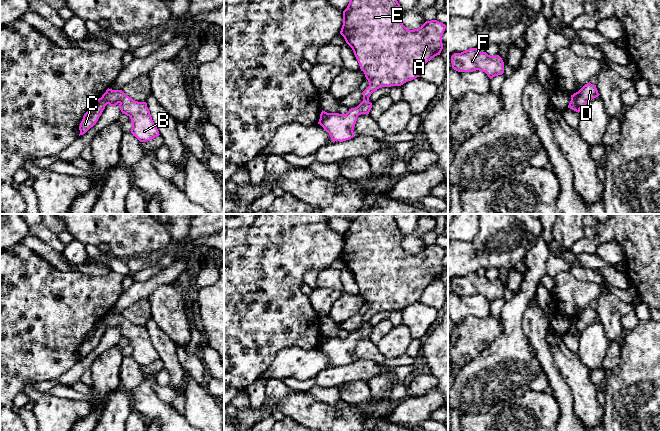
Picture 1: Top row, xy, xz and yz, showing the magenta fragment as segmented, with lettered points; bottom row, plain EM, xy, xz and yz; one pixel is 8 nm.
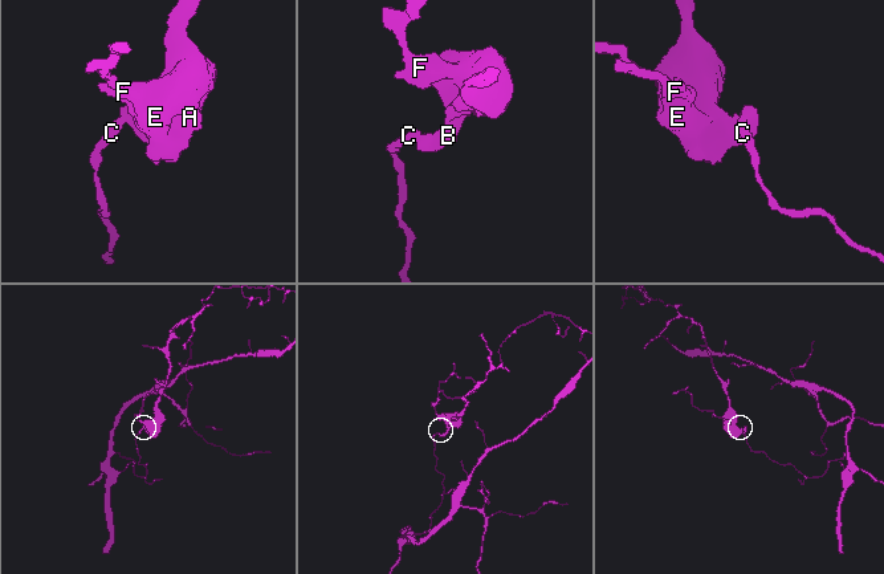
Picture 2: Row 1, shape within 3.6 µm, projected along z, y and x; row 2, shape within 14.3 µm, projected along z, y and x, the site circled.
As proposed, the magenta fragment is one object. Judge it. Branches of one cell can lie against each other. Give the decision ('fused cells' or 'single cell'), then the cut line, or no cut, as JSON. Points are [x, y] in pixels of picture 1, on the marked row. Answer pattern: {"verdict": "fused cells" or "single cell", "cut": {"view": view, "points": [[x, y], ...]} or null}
{"verdict": "fused cells", "cut": {"view": "xz", "points": [[328, 113], [319, 123]]}}

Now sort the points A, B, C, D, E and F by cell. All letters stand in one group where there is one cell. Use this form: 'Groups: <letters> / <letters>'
Groups: A B D E F / C

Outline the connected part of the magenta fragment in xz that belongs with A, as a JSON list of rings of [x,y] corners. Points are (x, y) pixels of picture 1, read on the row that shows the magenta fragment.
[[[349,0],[343,11],[340,34],[352,48],[364,72],[369,86],[362,92],[363,101],[346,114],[328,113],[320,123],[329,133],[332,142],[343,142],[354,137],[354,127],[361,114],[369,114],[372,103],[369,97],[382,87],[401,86],[419,77],[423,66],[443,49],[442,36],[446,25],[437,21],[426,21],[421,27],[408,30],[402,23],[403,9],[397,0]]]

